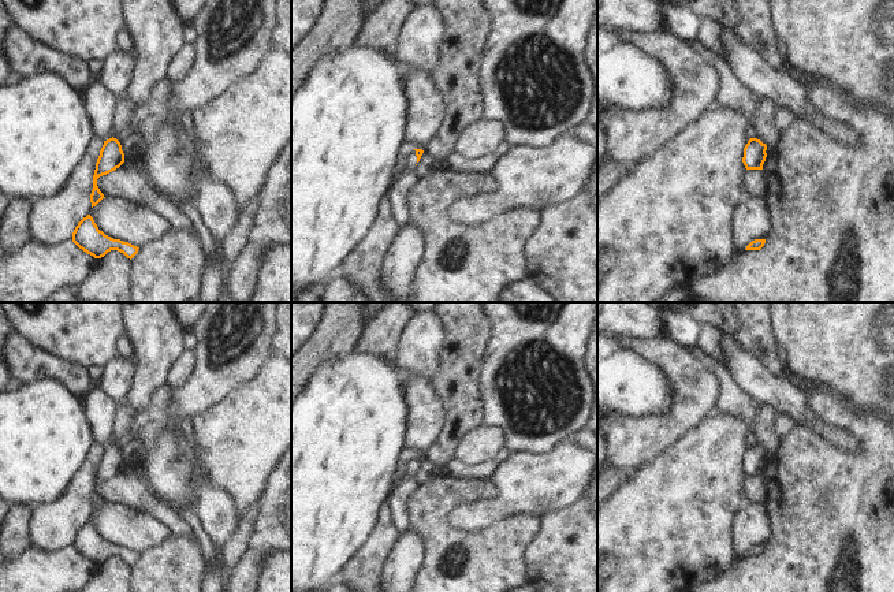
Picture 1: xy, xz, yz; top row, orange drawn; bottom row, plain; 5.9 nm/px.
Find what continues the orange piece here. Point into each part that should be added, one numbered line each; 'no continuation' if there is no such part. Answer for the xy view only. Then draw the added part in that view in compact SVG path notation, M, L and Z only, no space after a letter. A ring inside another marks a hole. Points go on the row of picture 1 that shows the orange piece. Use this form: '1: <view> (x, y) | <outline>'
1: xy (100, 101) | M97 78L92 79L81 96L85 101L86 112L94 130L94 137L104 141L112 138L112 116L119 97L116 97L109 89L104 88Z

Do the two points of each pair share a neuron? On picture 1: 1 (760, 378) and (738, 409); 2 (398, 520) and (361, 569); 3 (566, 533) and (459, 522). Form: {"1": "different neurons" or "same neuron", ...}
{"1": "different neurons", "2": "different neurons", "3": "different neurons"}

